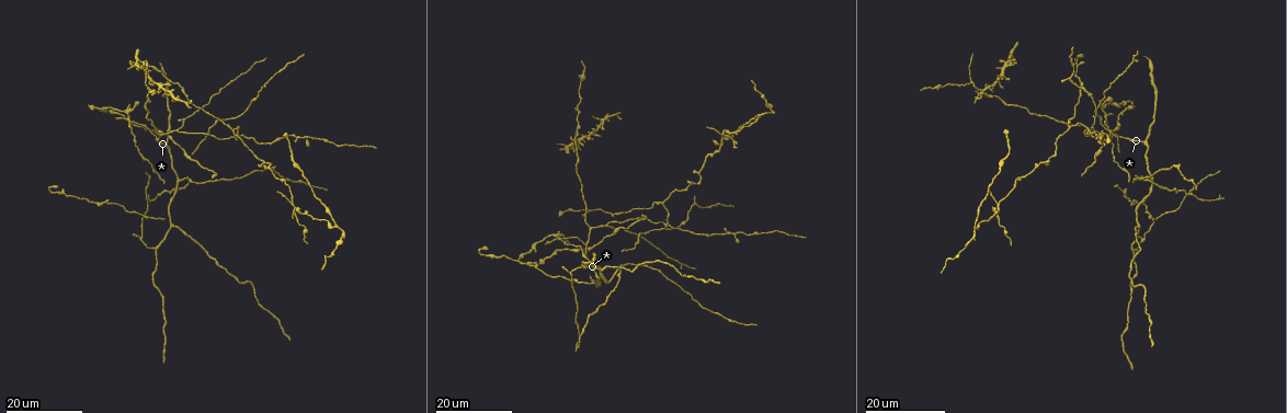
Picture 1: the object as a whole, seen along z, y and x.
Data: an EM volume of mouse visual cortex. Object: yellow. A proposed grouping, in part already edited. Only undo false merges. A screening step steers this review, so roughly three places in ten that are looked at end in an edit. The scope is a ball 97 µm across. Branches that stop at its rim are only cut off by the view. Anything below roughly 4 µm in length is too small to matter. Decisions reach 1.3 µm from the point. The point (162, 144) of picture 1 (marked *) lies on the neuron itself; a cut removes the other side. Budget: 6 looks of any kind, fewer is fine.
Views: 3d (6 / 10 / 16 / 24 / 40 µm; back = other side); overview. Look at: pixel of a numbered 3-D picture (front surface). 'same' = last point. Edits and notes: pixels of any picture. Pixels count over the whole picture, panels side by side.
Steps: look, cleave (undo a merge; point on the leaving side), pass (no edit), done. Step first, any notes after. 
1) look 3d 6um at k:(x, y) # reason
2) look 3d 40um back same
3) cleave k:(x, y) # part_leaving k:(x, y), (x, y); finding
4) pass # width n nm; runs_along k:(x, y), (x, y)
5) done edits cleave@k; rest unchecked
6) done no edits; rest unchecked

look 3d 16um at 1:(131, 122)

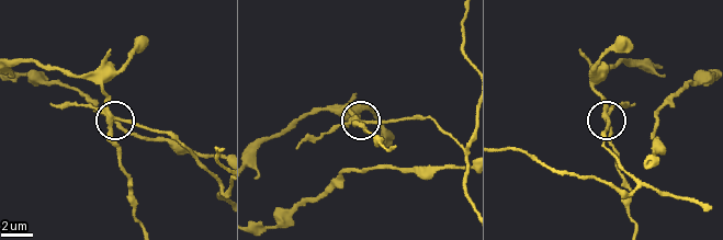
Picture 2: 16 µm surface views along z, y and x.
look 3d 6um at 2:(109, 122) # closer look

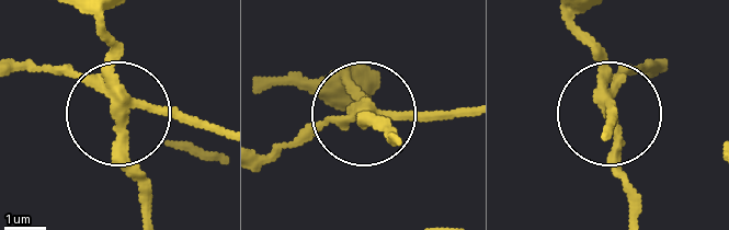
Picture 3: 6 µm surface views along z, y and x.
cleave 3:(123, 159) # width 250 nm; part_leaving 3:(121, 102), (121, 161), (141, 214); a second neuron is stuck on

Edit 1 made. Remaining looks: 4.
look 3d 16um at 1:(578, 108)

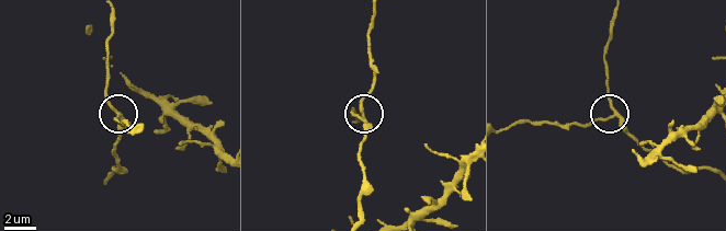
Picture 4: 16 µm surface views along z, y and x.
look 3d 6um at 4:(362, 115)

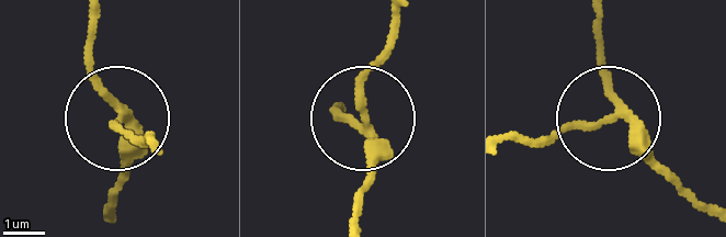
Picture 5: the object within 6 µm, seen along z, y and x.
pass # side_arm 8 um; arms 3; one neuron here

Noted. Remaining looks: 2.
look 3d 16um at 1:(162, 85) # looks like a crossing

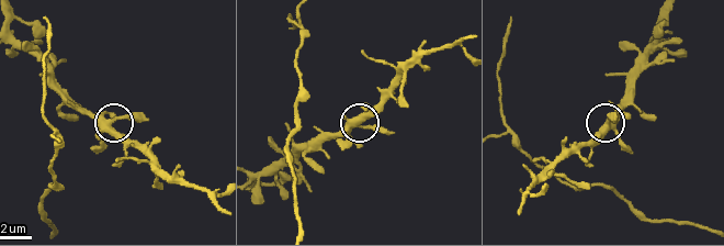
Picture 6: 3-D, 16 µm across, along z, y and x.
look 3d 6um at 6:(350, 126)

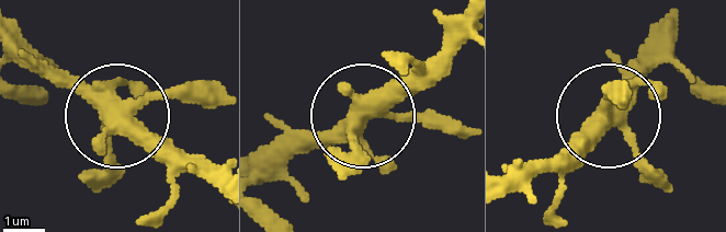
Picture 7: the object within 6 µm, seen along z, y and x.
pass # side_arm 13 um; all the same neuron

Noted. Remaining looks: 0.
done edits cleave@3; rest unchecked

